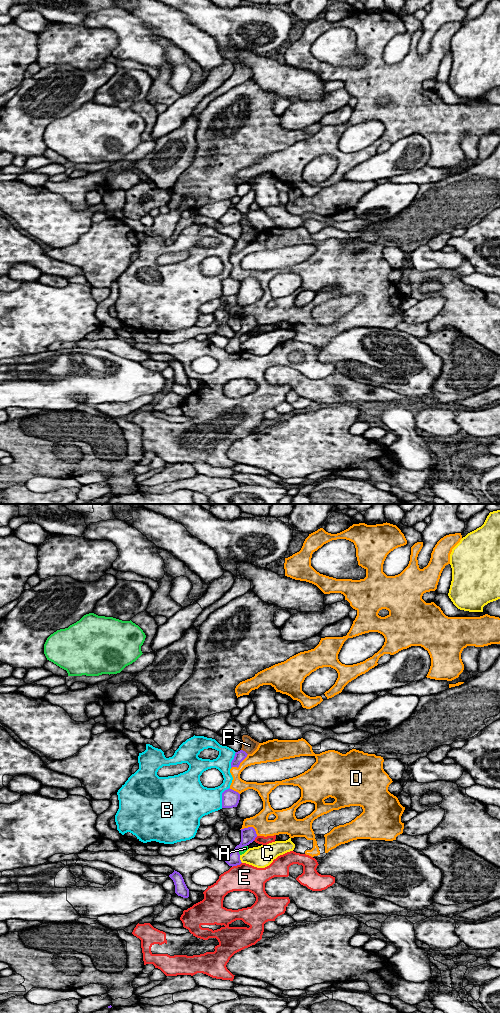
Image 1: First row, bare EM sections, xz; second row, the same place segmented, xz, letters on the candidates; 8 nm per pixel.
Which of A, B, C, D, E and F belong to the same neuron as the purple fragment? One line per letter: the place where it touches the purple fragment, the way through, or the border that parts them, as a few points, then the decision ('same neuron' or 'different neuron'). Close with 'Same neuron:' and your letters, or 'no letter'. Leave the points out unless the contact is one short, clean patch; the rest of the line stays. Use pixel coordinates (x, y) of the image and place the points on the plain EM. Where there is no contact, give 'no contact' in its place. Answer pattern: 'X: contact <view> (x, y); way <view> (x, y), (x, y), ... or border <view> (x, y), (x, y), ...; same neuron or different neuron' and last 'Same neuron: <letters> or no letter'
A: contact xz (240, 336); different neuron
B: contact xz (222, 285); different neuron
C: contact xz (239, 347); different neuron
D: contact xz (250, 315); different neuron
E: contact xz (236, 353); different neuron
F: contact xz (244, 239); border xz (241, 237), (247, 242); different neuron
Same neuron: no letter

